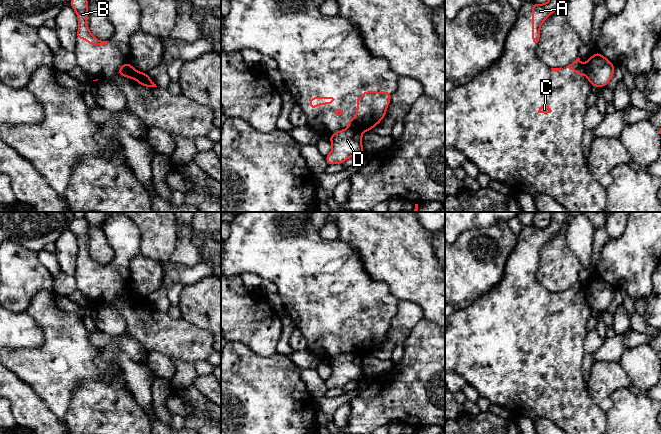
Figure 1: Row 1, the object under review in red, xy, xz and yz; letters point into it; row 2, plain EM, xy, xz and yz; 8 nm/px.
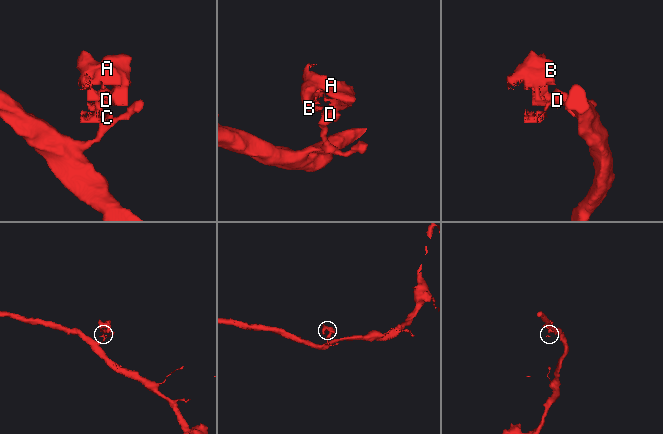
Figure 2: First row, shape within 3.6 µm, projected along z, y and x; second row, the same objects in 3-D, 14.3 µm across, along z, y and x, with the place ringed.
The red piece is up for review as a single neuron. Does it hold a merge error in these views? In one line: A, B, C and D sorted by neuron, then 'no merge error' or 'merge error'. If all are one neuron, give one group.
groups A B C / D; merge error

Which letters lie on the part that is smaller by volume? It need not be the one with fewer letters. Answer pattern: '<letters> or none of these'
A, B, C

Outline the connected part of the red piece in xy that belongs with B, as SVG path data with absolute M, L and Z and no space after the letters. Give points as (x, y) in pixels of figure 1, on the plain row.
M75 218L69 229L75 234L78 242L76 263L86 263L88 269L106 269L108 265L101 265L94 261L86 247L88 242L88 224L84 218Z

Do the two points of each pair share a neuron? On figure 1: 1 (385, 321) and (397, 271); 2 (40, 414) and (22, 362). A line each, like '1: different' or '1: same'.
1: different
2: different

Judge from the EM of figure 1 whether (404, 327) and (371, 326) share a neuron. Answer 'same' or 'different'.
different

